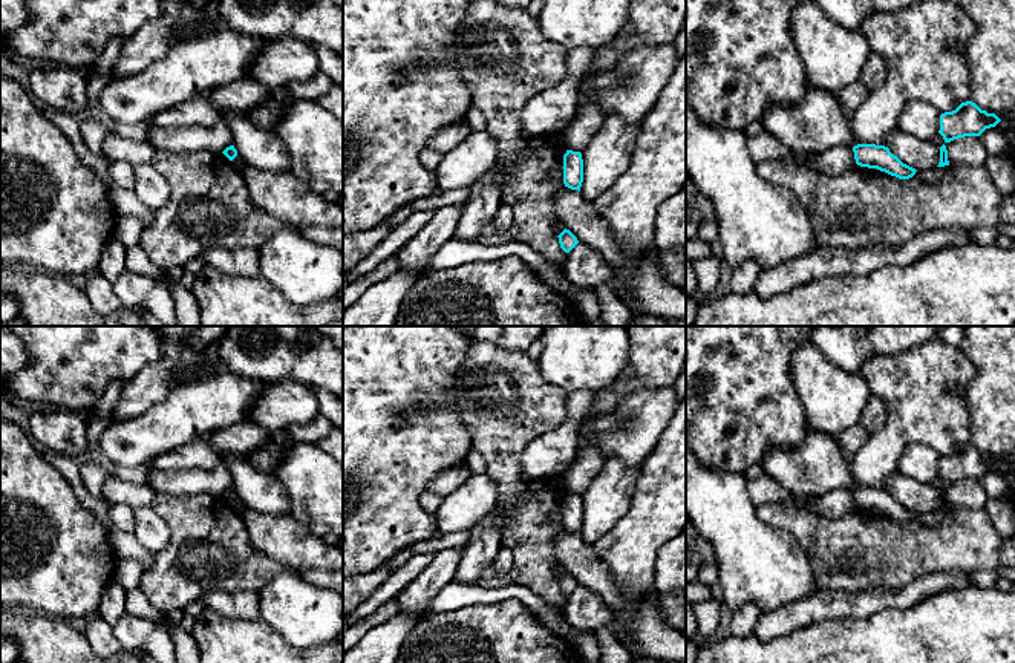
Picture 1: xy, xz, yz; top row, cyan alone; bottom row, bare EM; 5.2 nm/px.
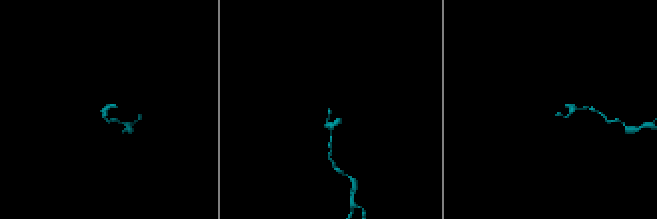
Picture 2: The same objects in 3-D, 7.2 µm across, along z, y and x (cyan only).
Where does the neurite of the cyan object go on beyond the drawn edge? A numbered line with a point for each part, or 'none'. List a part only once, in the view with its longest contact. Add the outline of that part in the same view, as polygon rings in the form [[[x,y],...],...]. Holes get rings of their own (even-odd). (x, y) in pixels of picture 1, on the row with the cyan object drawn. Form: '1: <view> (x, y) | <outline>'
none

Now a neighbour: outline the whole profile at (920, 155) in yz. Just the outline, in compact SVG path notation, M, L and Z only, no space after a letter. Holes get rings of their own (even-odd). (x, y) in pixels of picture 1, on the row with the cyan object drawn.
M897 127L888 135L886 147L903 164L915 170L935 168L940 162L940 147L931 141L917 139Z

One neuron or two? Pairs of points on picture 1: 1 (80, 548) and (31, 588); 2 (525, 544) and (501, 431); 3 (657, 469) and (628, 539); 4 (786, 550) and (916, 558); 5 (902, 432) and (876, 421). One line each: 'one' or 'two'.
1: one
2: one
3: one
4: two
5: two

